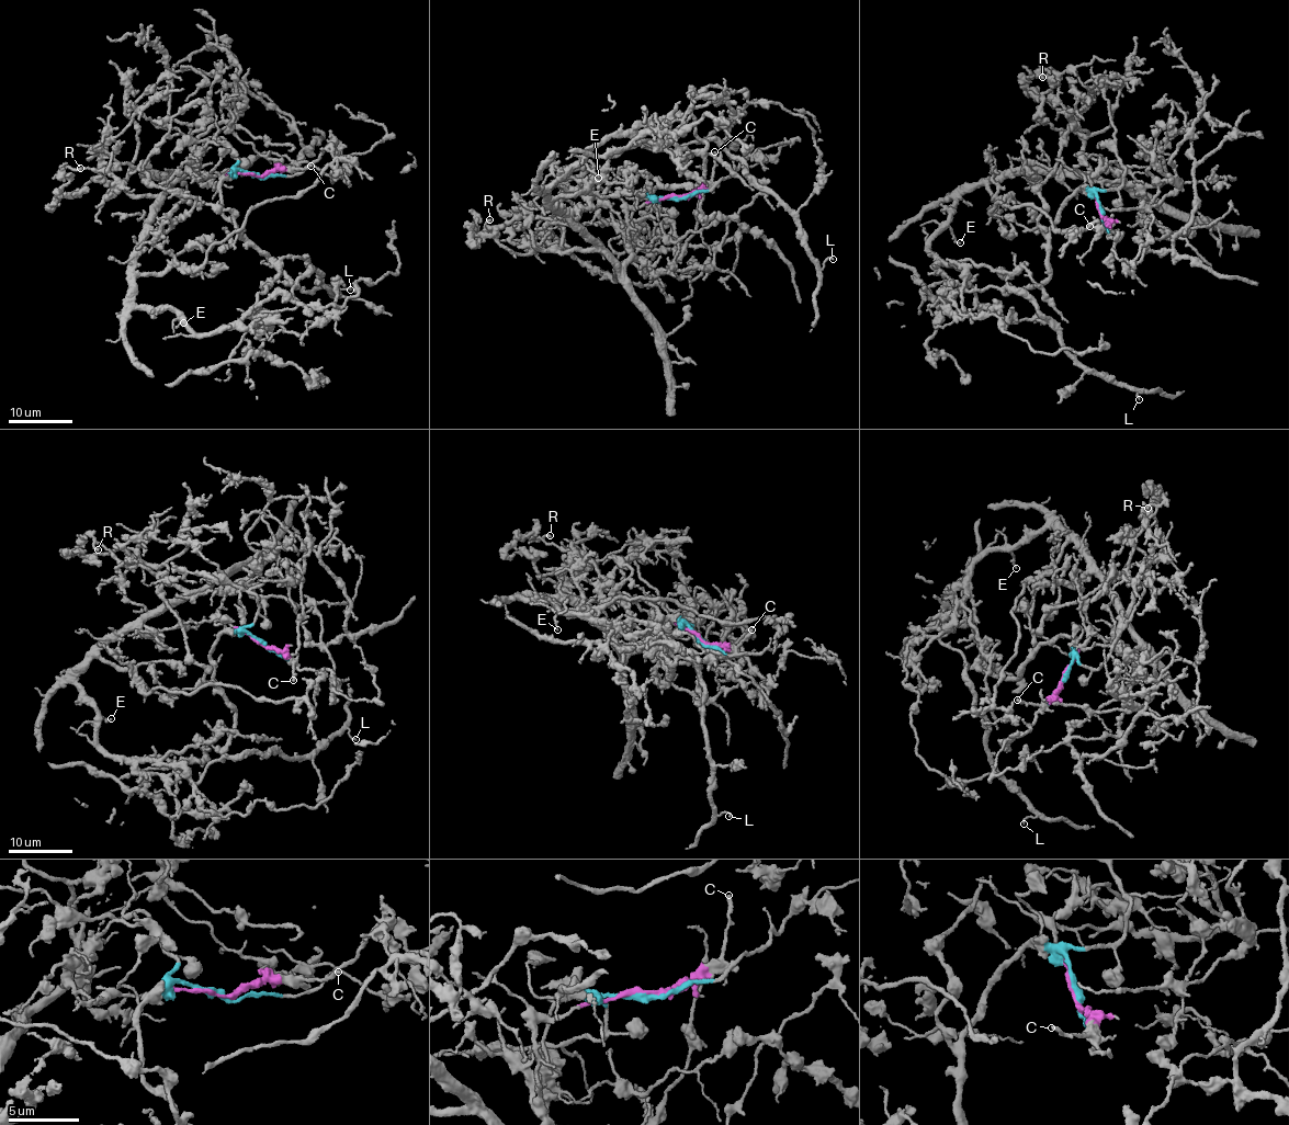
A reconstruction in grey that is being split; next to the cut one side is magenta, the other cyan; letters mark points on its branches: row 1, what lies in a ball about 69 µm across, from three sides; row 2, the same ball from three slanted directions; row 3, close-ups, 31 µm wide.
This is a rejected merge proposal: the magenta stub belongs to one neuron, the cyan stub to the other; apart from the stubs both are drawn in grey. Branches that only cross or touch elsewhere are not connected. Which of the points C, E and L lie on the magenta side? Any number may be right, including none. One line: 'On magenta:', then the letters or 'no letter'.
On magenta: C, E

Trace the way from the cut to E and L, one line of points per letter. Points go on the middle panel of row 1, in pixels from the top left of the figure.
E: (677, 196), (629, 209), (630, 251), (620, 264), (564, 209), (554, 207), (547, 189), (583, 162), (598, 178)
L: (677, 196), (637, 197), (662, 188), (700, 186), (703, 148), (713, 139), (792, 213), (815, 264), (833, 260)

